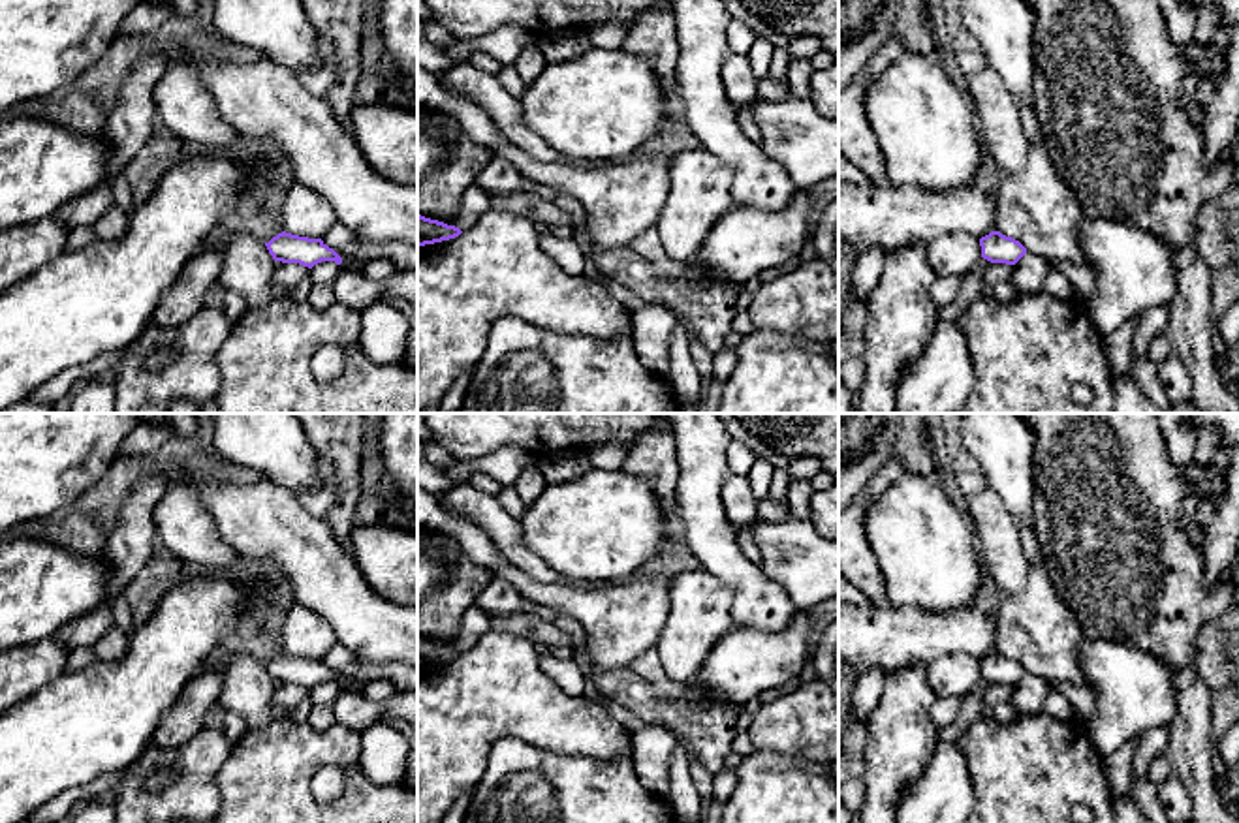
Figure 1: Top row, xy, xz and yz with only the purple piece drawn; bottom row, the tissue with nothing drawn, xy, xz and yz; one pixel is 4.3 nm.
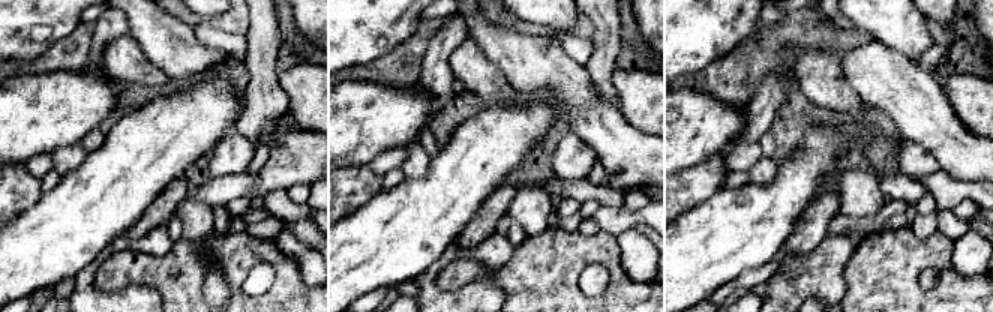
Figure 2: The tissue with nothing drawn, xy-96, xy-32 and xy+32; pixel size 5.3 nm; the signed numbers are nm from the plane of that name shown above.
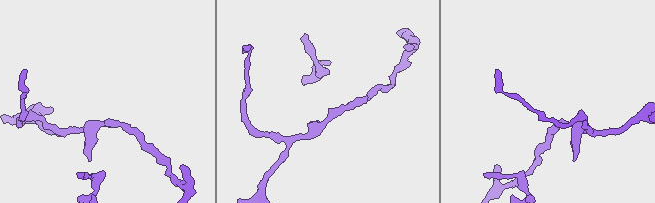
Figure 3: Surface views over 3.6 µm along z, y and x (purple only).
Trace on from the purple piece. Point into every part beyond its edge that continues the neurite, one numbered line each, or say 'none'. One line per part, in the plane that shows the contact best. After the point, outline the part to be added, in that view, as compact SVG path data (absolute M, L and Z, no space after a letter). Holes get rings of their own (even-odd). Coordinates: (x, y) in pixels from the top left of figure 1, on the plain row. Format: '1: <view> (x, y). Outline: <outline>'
none

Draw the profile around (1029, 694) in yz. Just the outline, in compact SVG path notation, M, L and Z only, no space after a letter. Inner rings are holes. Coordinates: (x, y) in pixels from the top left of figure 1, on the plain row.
M1027 673L1012 686L1012 703L1021 716L1036 716L1043 712L1043 701L1051 693L1047 680Z

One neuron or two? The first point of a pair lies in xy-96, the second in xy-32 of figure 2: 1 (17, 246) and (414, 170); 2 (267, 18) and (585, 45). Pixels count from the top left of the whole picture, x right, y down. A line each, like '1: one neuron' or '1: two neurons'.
1: two neurons
2: two neurons

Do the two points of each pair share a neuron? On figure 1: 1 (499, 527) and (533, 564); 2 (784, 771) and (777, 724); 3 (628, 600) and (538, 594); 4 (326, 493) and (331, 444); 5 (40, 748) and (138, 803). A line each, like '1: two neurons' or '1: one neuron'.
1: one neuron
2: two neurons
3: one neuron
4: two neurons
5: two neurons

